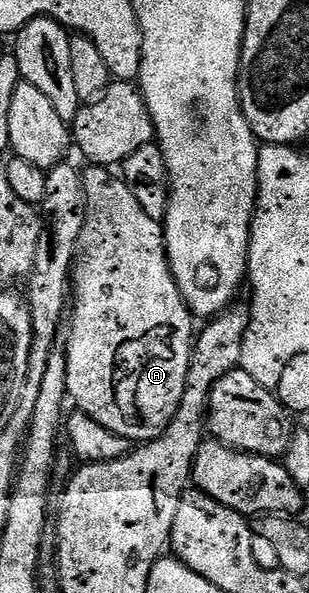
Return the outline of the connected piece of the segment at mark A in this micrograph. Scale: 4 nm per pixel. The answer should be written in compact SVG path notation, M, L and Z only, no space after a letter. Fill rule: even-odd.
M89 166L85 168L83 175L87 196L86 226L83 237L83 251L75 264L75 292L77 288L77 301L71 304L71 316L73 312L73 333L67 339L66 349L66 390L68 399L77 403L76 407L85 412L99 426L111 430L117 436L130 442L148 442L164 436L170 422L177 416L181 405L181 399L185 393L185 383L189 373L189 361L193 359L193 346L195 343L195 317L185 305L185 299L181 297L179 286L173 277L173 270L169 265L169 250L165 242L165 230L162 221L151 218L143 206L139 206L139 198L131 194L131 190L125 185L120 175L112 176L110 169L105 166Z

